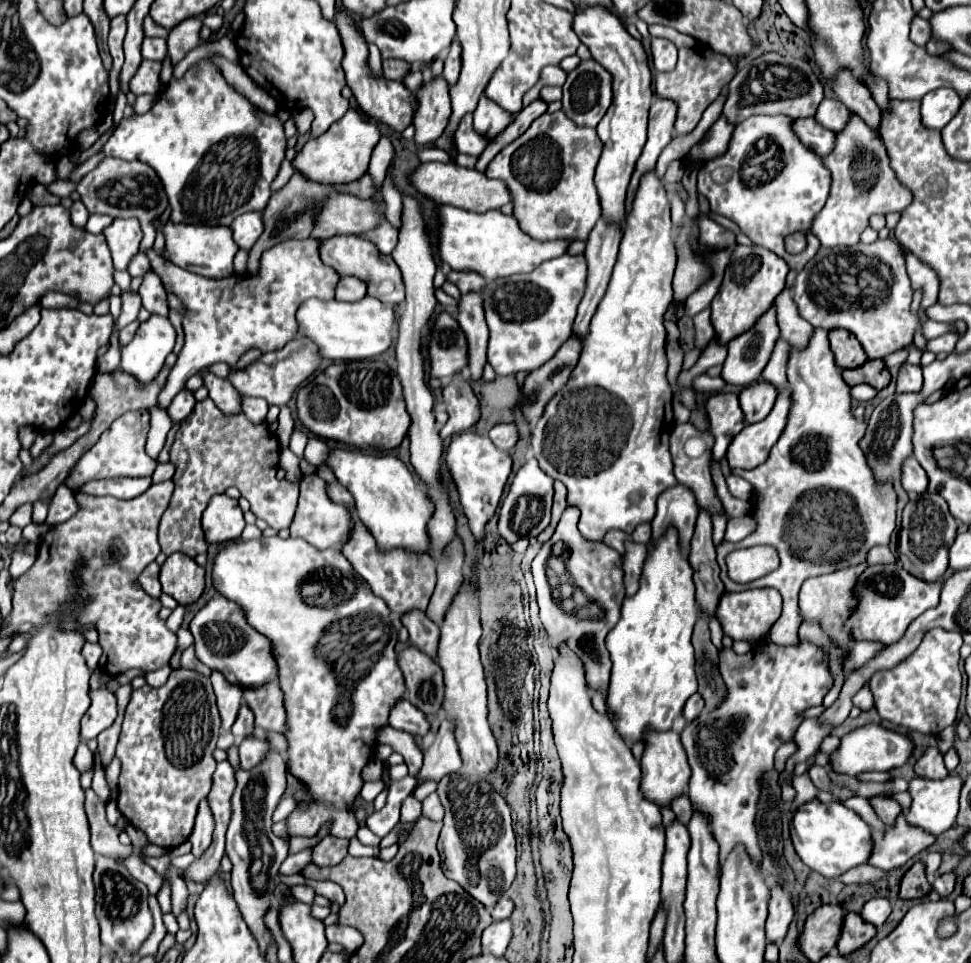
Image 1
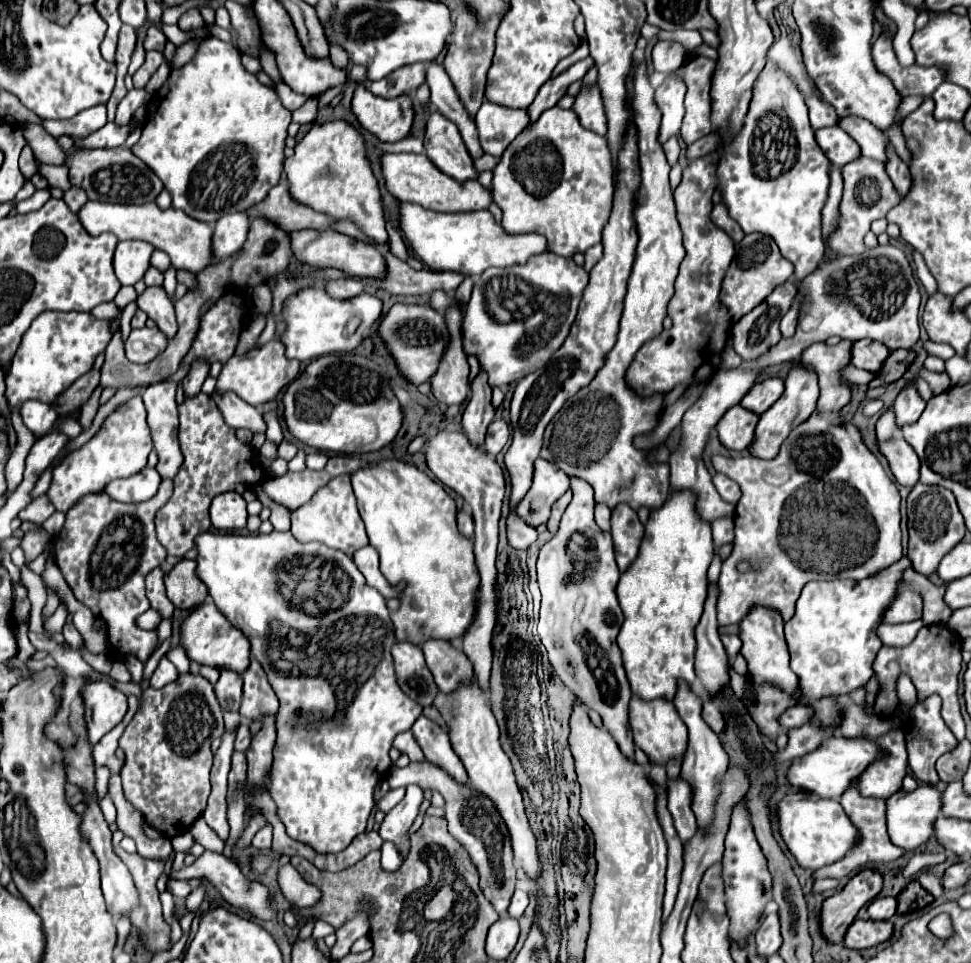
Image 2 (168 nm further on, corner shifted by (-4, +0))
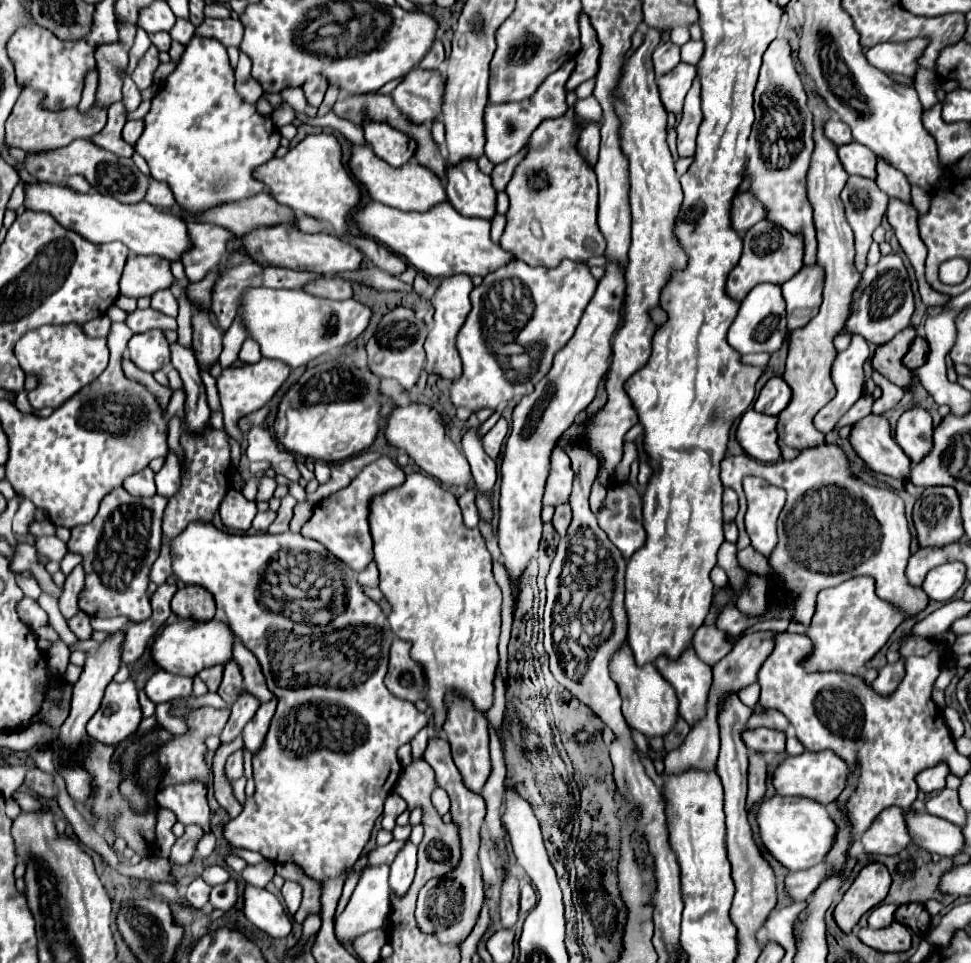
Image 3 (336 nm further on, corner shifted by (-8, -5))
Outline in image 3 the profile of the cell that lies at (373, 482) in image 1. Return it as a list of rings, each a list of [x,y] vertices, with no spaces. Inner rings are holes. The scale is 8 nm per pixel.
[[[409,474],[405,478],[405,482],[399,488],[389,488],[383,496],[375,496],[375,500],[371,500],[371,536],[375,542],[375,562],[379,566],[381,572],[381,592],[385,594],[387,602],[391,604],[391,614],[389,614],[389,626],[393,630],[393,634],[401,640],[407,640],[413,644],[411,648],[411,656],[423,664],[425,670],[425,678],[429,684],[429,694],[427,694],[427,702],[435,714],[435,726],[437,726],[437,734],[441,730],[441,724],[445,722],[445,704],[443,704],[443,696],[447,690],[455,690],[467,698],[473,700],[475,708],[481,712],[487,712],[493,704],[493,676],[495,676],[495,666],[497,666],[497,640],[499,640],[499,630],[501,630],[501,588],[497,586],[497,582],[493,580],[493,572],[491,572],[491,554],[485,546],[485,538],[481,536],[479,528],[469,530],[463,524],[461,518],[461,508],[457,504],[457,498],[445,490],[439,482],[435,482],[433,478],[425,476],[425,474]]]

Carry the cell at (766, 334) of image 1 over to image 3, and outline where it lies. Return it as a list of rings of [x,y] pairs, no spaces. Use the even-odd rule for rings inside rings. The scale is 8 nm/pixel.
[[[759,284],[741,302],[739,314],[729,328],[727,340],[739,354],[753,354],[753,352],[773,354],[783,346],[787,334],[789,332],[787,332],[787,318],[785,318],[785,300],[781,288],[775,284]]]

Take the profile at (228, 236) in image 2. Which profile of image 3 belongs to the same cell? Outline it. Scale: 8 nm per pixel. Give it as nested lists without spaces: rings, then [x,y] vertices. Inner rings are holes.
[[[191,222],[189,236],[193,248],[183,254],[181,262],[185,266],[185,274],[191,282],[199,282],[205,274],[219,266],[219,262],[227,256],[227,240],[235,236],[227,232],[227,228],[219,228],[217,224]]]

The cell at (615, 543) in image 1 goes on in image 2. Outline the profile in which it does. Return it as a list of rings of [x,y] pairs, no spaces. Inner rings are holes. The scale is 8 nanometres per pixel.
[[[597,503],[595,505],[595,523],[605,531],[609,531],[609,517],[611,517],[611,511],[607,509],[607,505],[605,503]]]

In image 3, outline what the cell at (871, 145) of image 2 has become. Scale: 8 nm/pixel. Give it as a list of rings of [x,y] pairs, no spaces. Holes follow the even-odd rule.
[[[877,158],[877,184],[889,196],[909,200],[909,182],[903,176],[903,172],[899,172],[897,168],[891,168],[891,164],[879,158]]]

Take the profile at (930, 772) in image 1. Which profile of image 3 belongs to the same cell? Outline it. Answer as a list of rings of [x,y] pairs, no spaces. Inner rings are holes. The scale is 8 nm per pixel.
[[[937,764],[937,766],[931,766],[923,772],[917,774],[917,784],[919,784],[919,790],[923,792],[939,792],[945,788],[945,778],[949,774],[949,768],[947,764]]]

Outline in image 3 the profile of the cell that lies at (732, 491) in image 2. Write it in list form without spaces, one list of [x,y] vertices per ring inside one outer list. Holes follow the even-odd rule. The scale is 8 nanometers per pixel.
[[[725,488],[725,492],[723,492],[723,518],[733,520],[737,514],[737,508],[739,508],[739,502],[737,502],[735,492],[731,488]]]

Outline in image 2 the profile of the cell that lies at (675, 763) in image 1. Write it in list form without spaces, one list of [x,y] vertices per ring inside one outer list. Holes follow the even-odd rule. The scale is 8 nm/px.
[[[631,697],[631,701],[629,701],[629,721],[631,721],[631,733],[633,733],[633,739],[635,739],[635,745],[641,747],[651,757],[651,763],[667,763],[673,757],[685,755],[687,727],[679,719],[673,701],[669,701],[669,699],[643,701],[643,699]]]

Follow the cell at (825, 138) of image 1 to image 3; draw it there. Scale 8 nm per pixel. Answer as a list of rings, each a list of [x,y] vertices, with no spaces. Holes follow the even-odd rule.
[[[859,142],[843,144],[837,146],[837,154],[849,174],[875,178],[875,154],[867,146],[861,146]]]

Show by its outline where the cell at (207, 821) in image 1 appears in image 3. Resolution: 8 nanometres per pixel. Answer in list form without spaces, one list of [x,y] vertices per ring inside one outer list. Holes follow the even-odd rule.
[[[245,884],[243,912],[251,924],[255,924],[259,930],[267,932],[273,938],[285,938],[291,932],[289,914],[267,888]]]

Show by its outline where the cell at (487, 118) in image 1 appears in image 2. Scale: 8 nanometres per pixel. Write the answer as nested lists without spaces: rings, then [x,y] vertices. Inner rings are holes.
[[[485,101],[475,115],[475,125],[483,151],[499,157],[509,147],[509,143],[529,125],[529,111],[499,107],[497,103]]]

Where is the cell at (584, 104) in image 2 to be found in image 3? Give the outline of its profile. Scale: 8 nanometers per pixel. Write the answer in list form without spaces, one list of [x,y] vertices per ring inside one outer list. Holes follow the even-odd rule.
[[[589,122],[585,128],[583,128],[583,134],[579,138],[579,152],[591,162],[595,164],[597,160],[597,154],[599,154],[599,140],[601,140],[601,124],[599,122]]]

